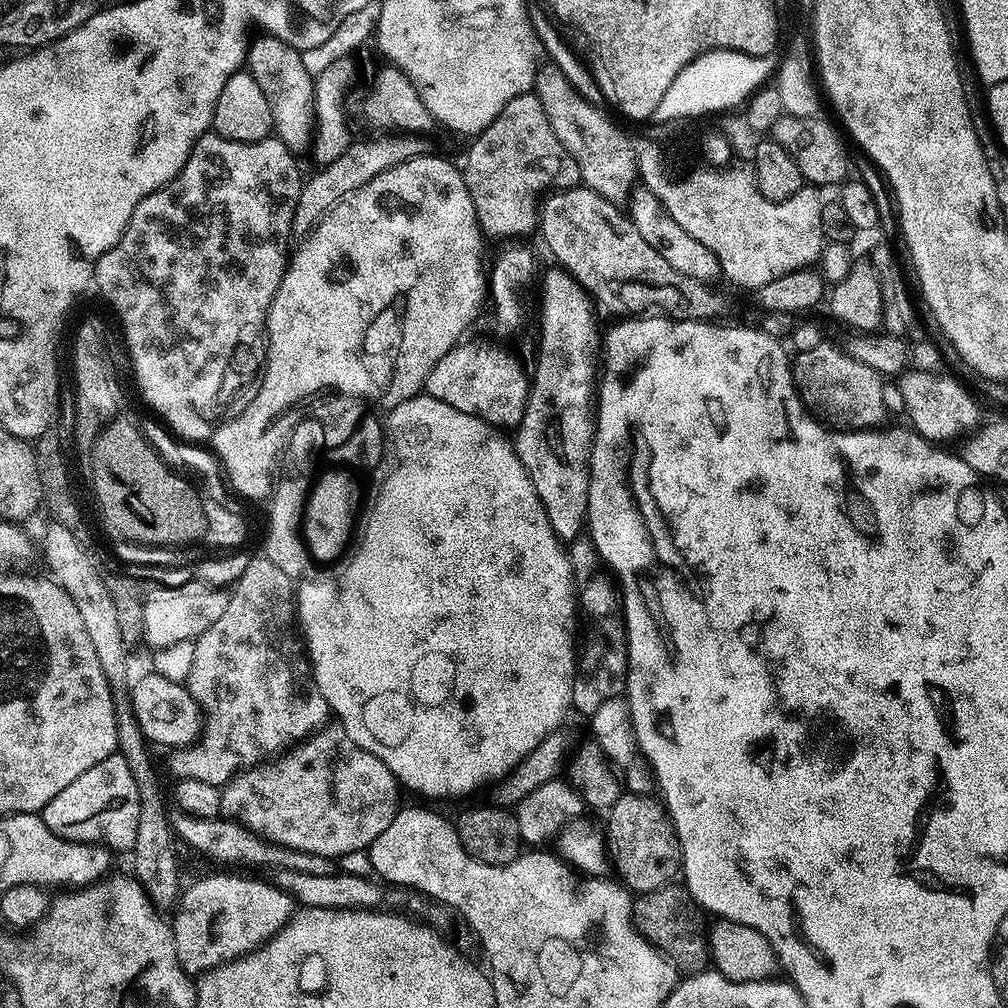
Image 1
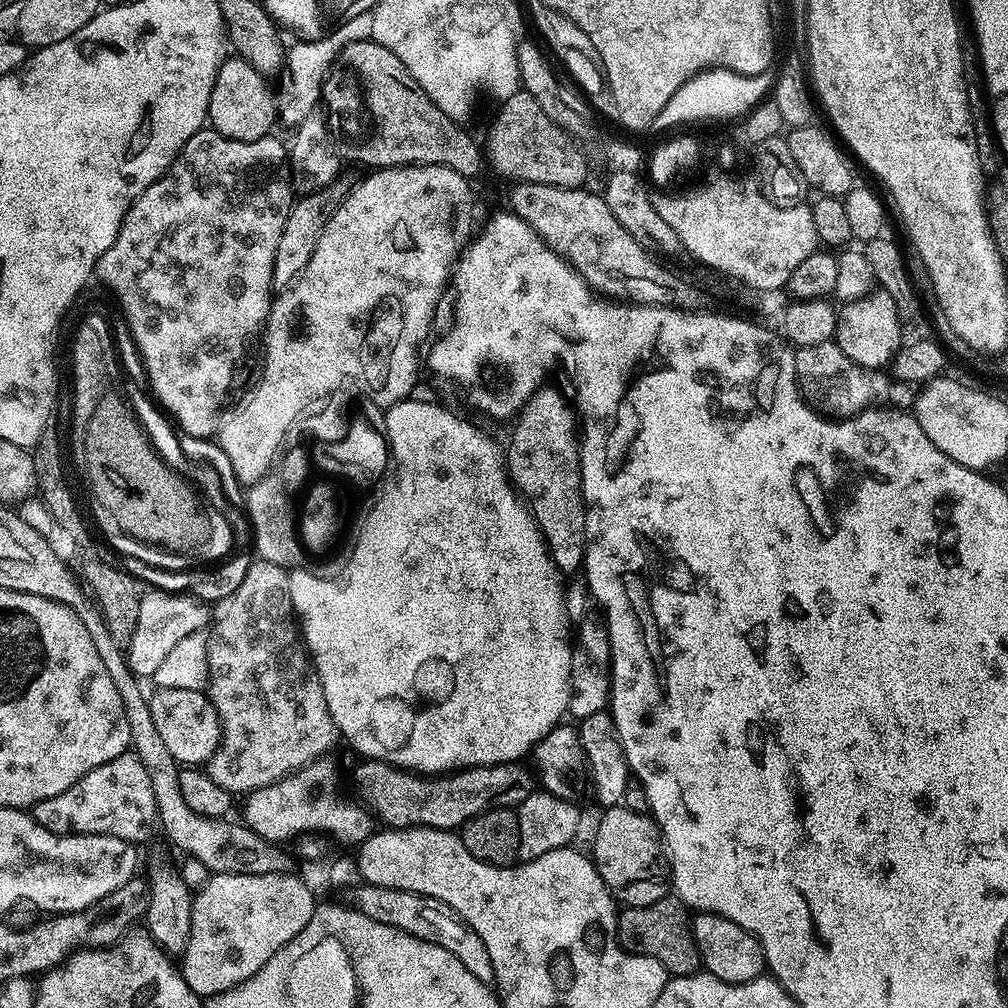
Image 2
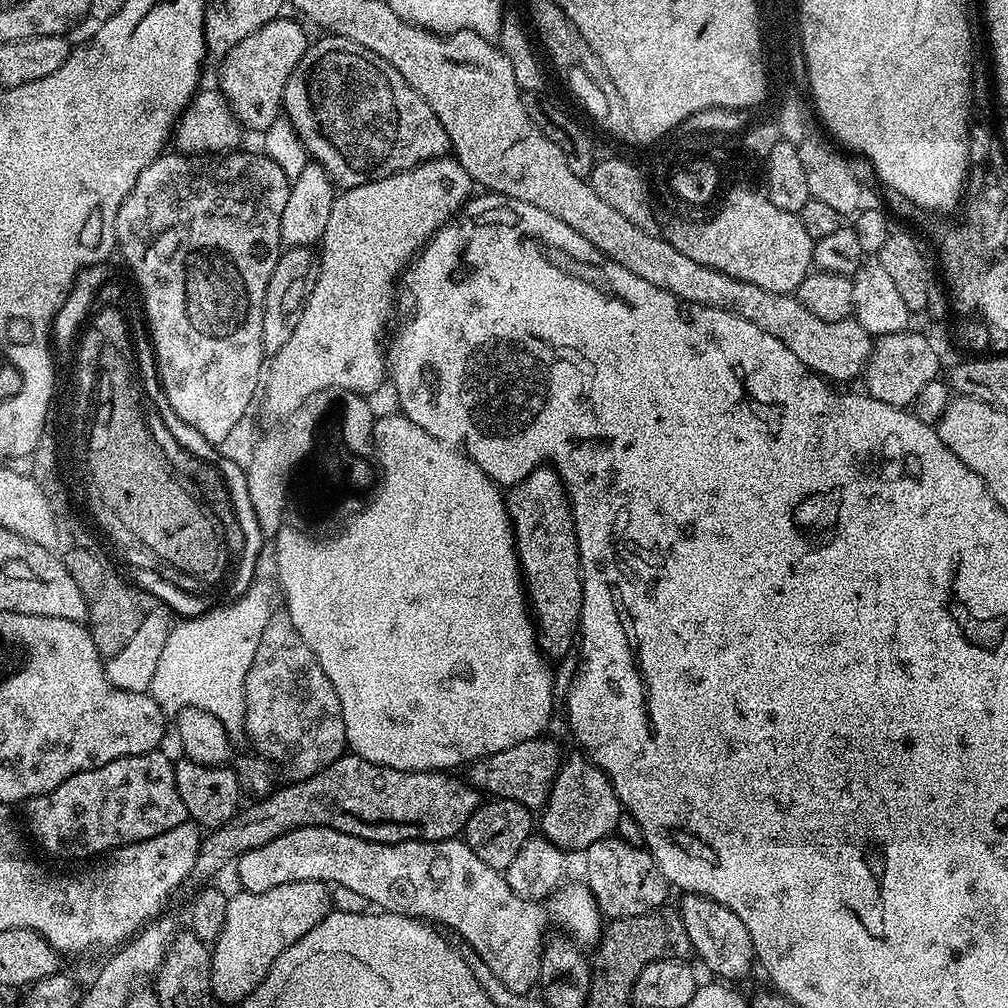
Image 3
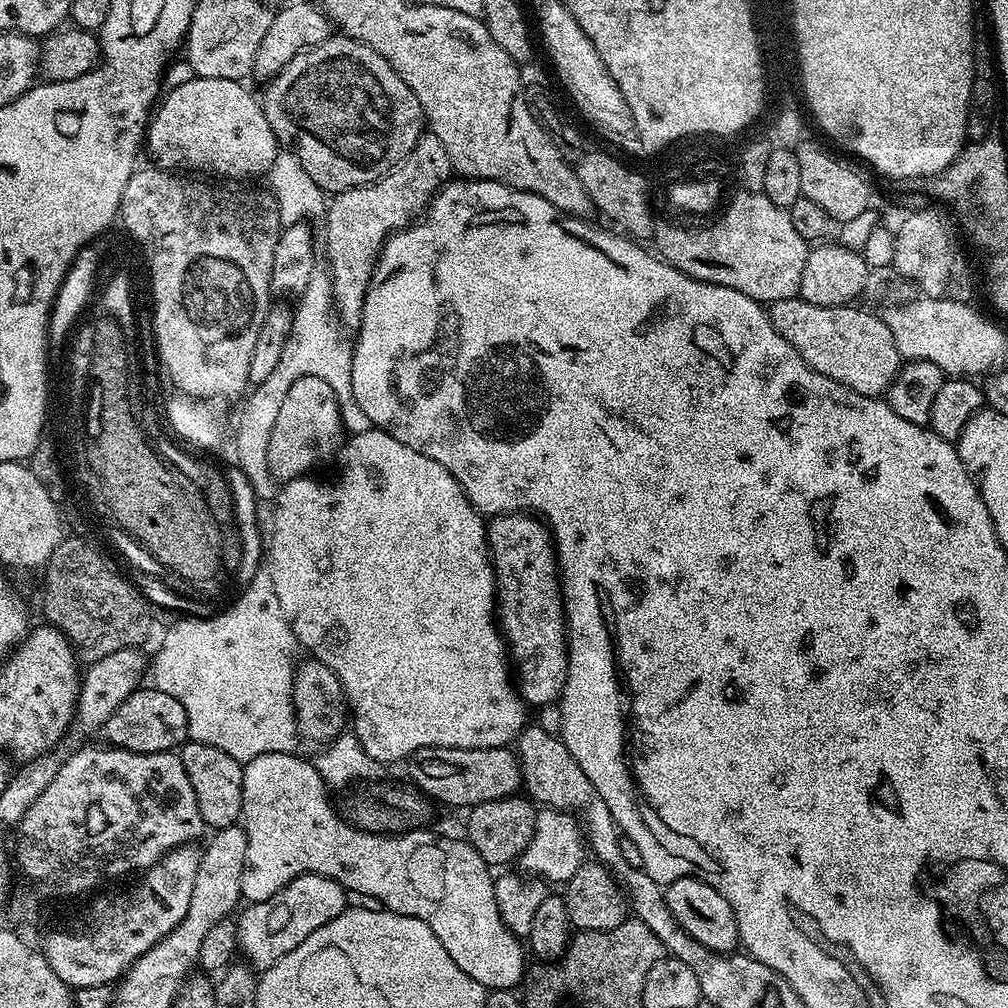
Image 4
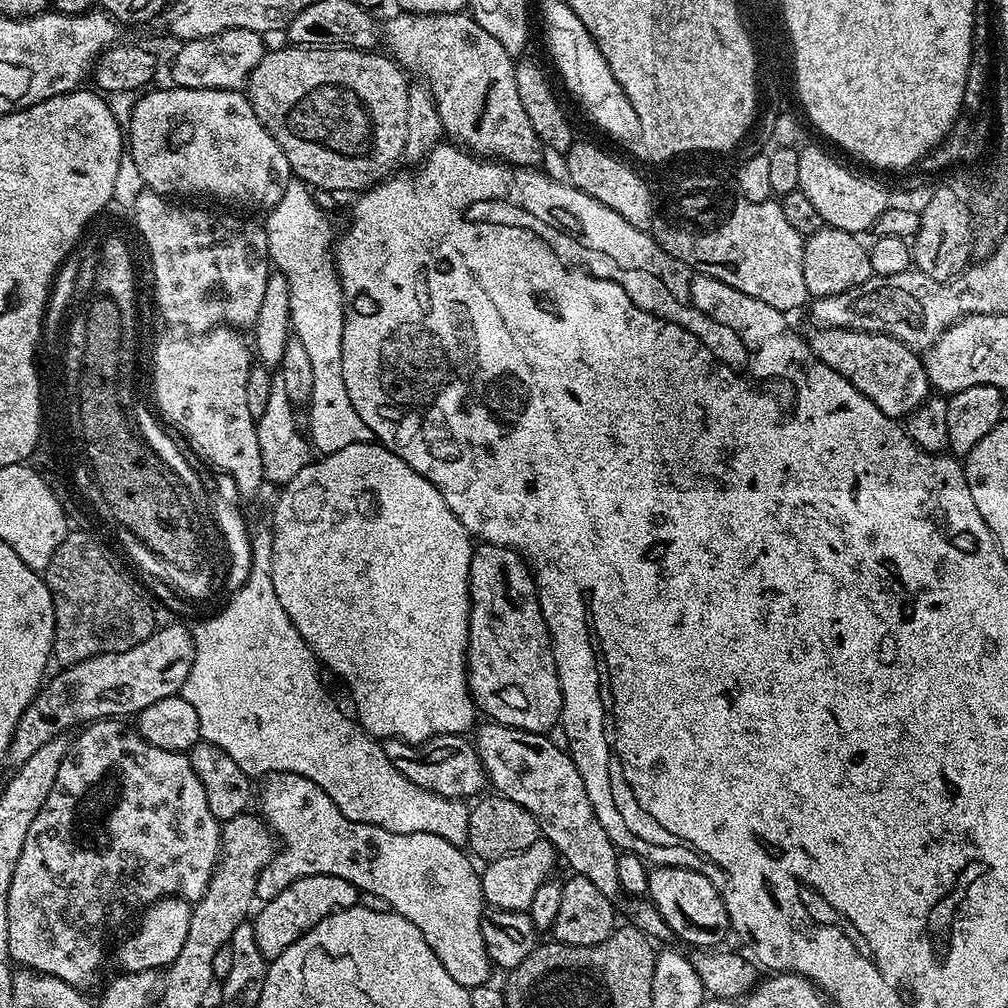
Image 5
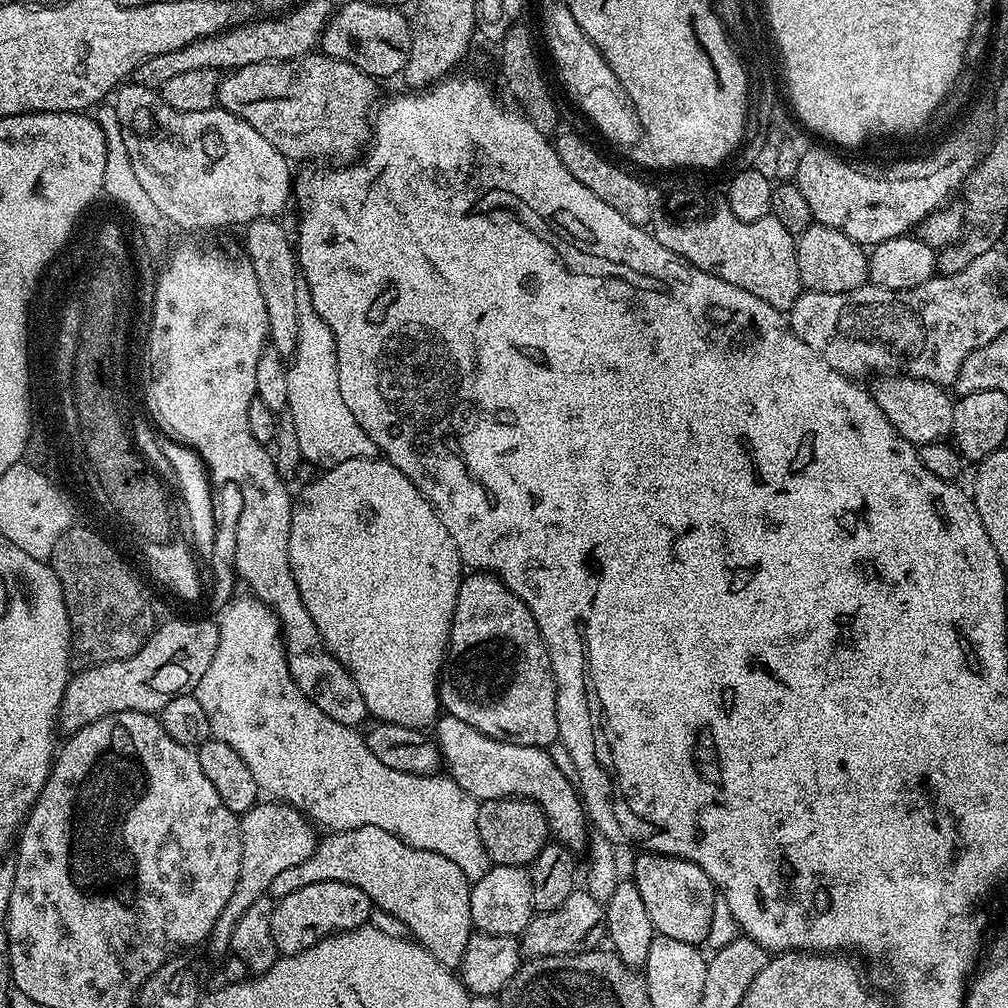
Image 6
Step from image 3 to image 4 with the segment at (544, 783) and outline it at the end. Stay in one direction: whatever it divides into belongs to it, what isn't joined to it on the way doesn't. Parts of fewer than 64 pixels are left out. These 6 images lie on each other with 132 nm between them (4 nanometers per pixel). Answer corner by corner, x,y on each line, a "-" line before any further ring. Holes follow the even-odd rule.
508,746
503,748
423,748
411,752
406,757
407,764
408,776
413,780
409,781
421,793
427,794
433,801
441,800
442,803
461,810
473,808
475,804
481,804
487,800
515,796
522,788
519,755

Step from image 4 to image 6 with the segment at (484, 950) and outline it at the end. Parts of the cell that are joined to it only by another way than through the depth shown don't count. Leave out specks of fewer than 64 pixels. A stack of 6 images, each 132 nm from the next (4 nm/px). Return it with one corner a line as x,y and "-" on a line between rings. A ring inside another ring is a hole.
362,826
325,837
306,862
282,870
282,874
270,882
268,890
273,897
294,894
294,890
302,890
302,886
323,880
353,884
372,899
377,909
388,912
404,928
408,927
416,943
430,950
438,962
453,970
459,969
466,954
466,942
474,931
470,914
472,889
466,874
462,874
450,858
410,846
378,826

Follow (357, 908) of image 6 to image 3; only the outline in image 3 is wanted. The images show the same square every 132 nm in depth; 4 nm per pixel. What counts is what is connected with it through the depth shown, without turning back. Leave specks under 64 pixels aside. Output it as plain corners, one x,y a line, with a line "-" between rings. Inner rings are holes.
295,880
294,882
286,882
282,886
274,886
274,890
266,890
265,892
245,892
240,890
237,893
236,897
233,895
229,899
226,906
225,924
210,948
212,954
212,995
217,1001
220,999
222,1003
232,1004
232,1006
239,1005
241,1000
246,999
266,979
270,966
274,966
274,962
287,948
294,946
294,942
298,942
298,938
302,938
307,932
314,930
314,926
318,926
318,922
322,922
322,918
326,918
329,912
333,911
329,885
322,880

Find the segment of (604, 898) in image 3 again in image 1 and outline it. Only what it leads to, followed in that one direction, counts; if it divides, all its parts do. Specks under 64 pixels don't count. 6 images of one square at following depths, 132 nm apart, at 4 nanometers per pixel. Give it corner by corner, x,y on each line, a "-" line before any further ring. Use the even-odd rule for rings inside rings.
621,791
618,802
608,809
606,819
606,850
614,868
620,871
619,879
633,893
653,892
677,879
682,868
680,839
676,837
668,809
655,795

